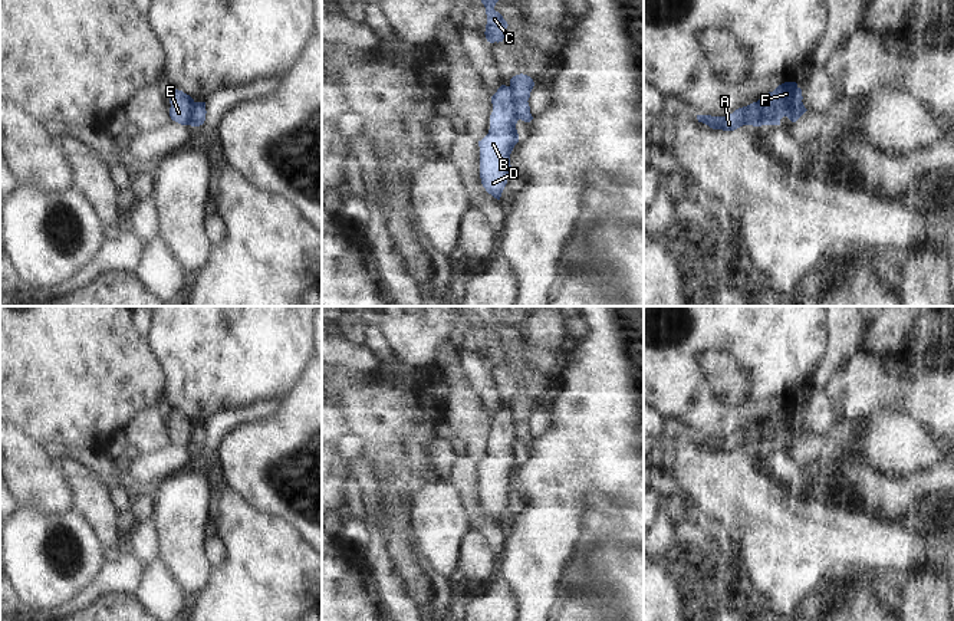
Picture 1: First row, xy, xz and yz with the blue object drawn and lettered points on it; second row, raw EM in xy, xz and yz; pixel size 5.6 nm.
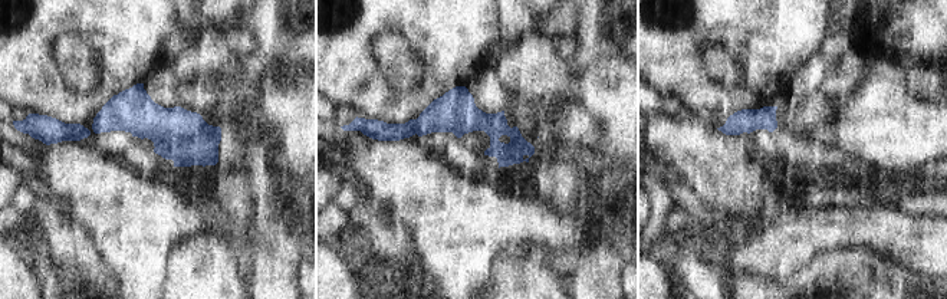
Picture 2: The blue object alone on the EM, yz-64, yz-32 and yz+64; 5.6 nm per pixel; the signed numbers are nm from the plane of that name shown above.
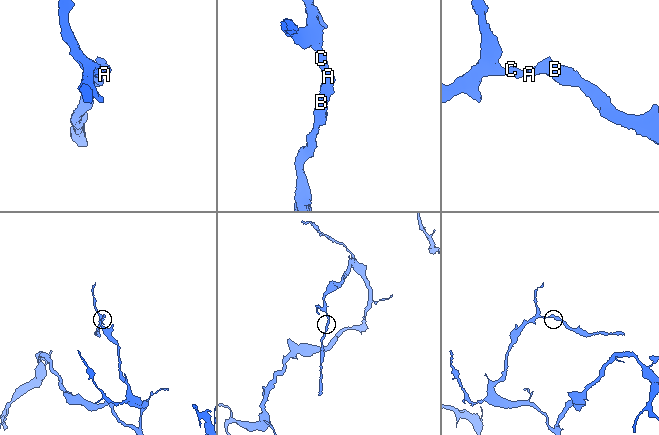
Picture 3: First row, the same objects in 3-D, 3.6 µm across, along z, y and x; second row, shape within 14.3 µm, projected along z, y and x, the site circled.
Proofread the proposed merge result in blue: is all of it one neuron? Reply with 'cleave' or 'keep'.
cleave

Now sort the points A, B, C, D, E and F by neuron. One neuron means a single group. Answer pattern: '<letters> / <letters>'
A C / B D E F

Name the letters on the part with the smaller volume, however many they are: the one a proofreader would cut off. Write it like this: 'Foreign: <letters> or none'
Foreign: B, D, E, F

